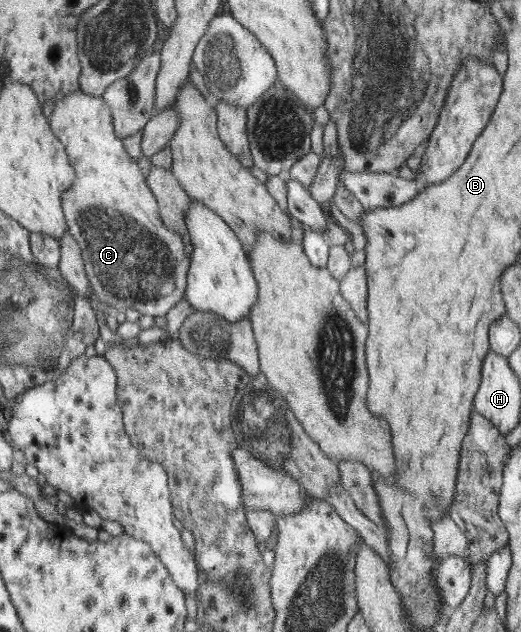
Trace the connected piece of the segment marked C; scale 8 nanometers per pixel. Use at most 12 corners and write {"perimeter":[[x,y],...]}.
{"perimeter":[[103,97],[54,106],[95,296],[165,316],[190,258]]}

